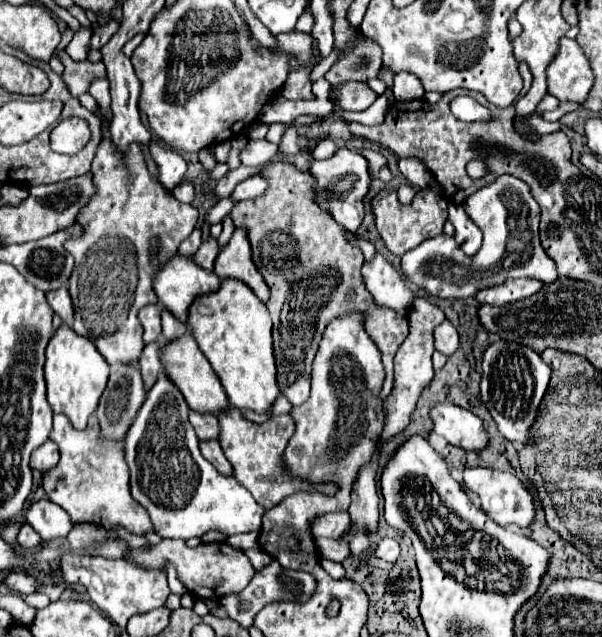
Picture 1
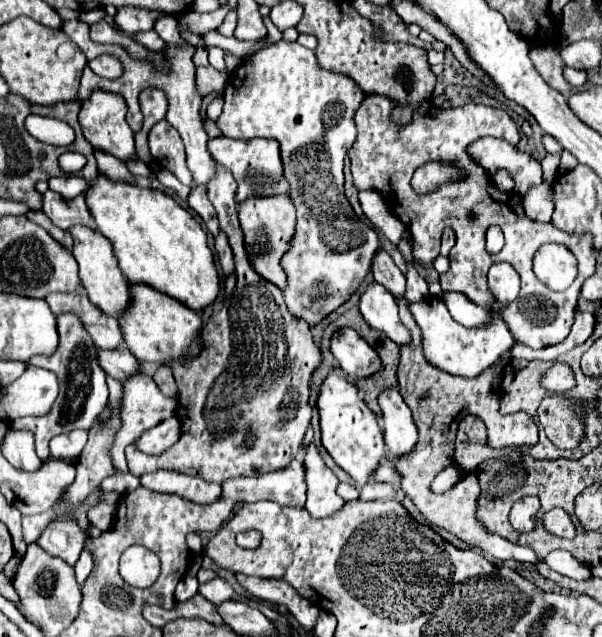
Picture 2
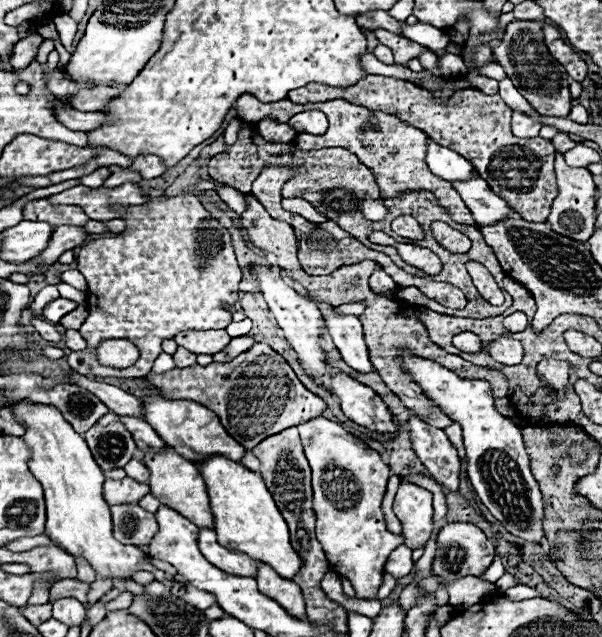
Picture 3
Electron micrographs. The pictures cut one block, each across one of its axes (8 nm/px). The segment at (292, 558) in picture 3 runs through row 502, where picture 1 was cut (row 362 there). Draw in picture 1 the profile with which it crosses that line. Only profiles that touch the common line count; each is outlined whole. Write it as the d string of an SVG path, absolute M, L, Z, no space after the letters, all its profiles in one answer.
M224 280L218 292L196 298L190 306L188 326L200 350L218 374L230 406L266 414L276 402L280 390L276 382L272 322L266 306L256 298L256 294L244 282Z

